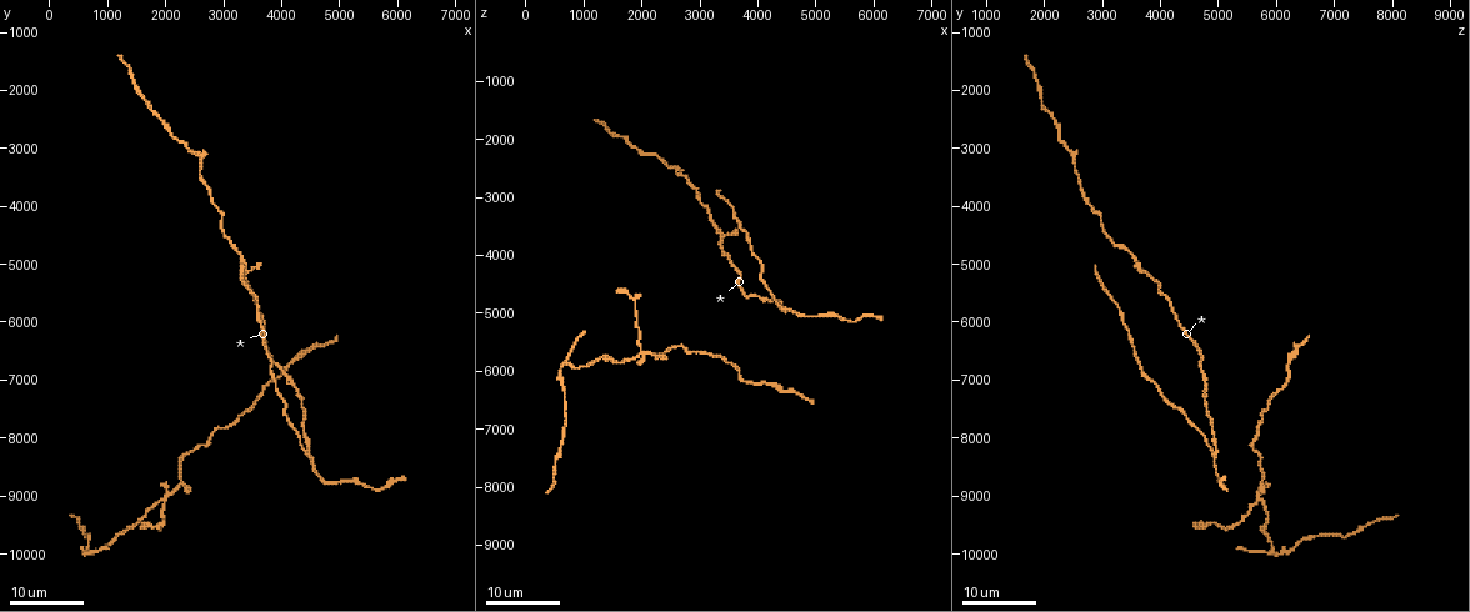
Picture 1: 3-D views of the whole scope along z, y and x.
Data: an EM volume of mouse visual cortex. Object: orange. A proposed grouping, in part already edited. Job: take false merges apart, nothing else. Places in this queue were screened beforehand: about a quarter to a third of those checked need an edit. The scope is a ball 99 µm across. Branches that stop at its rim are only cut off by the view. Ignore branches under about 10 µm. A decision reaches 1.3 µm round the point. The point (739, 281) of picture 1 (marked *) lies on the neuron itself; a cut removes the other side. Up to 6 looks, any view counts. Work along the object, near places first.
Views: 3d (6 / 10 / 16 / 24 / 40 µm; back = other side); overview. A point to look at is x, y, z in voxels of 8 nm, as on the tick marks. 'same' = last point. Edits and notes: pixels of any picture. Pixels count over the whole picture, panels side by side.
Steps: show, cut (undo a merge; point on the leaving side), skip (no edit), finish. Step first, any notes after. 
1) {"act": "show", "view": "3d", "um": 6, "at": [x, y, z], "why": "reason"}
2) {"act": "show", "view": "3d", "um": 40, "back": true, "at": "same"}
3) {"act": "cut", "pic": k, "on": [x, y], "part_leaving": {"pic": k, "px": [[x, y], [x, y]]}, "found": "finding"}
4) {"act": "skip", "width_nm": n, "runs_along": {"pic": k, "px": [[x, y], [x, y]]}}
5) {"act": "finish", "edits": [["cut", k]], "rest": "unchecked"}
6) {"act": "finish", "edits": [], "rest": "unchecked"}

{"act": "show", "view": "3d", "um": 16, "at": [4450, 8250, 4900], "why": "two arms in line, one across"}

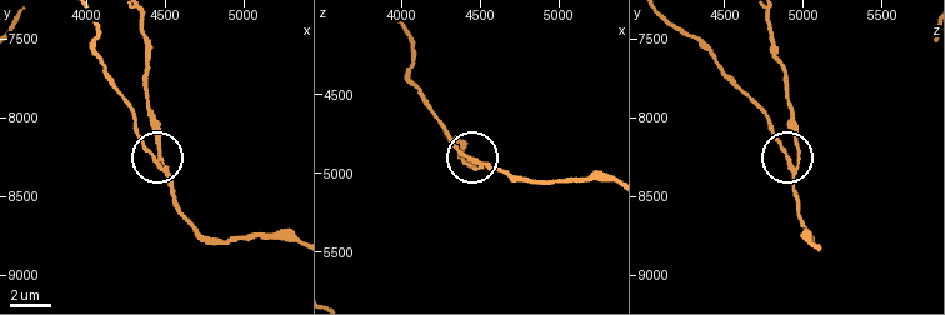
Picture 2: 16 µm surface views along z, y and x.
{"act": "show", "view": "3d", "um": 6, "at": [4420, 8240, 4900], "why": "zoom in"}

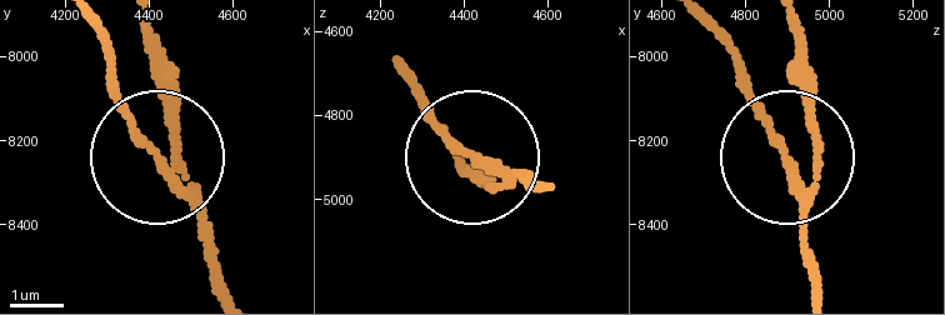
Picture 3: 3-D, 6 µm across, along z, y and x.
{"act": "cut", "pic": 3, "on": [138, 144], "width_nm": 150, "found": "two neurons meet here"}

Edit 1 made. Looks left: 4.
{"act": "show", "view": "3d", "um": 24, "at": [1950, 9050, 5650], "why": "branch point"}

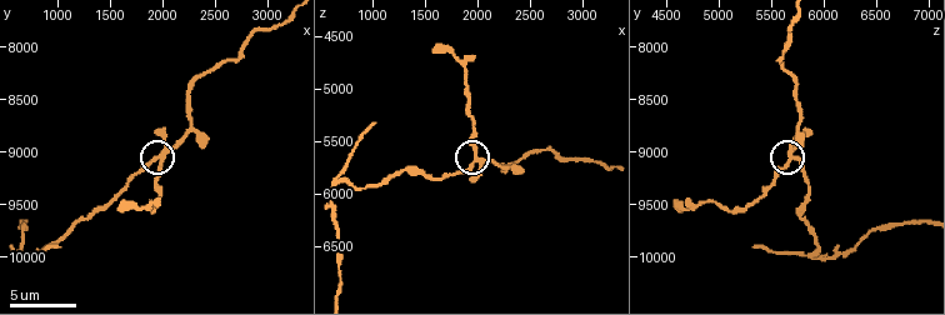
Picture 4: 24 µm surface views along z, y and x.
{"act": "show", "view": "3d", "um": 6, "at": [1980, 9060, 5700]}

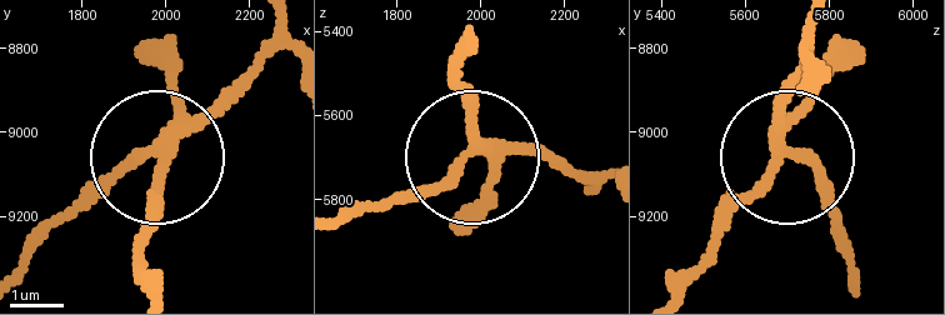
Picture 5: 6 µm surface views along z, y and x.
{"act": "cut", "pic": 5, "on": [175, 68], "arms": 3, "part_leaving": {"pic": 5, "px": [[171, 143], [144, 286]]}, "found": "two neurons meet here"}

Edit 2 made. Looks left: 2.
{"act": "show", "view": "3d", "um": 24, "at": [650, 10000, 5950], "why": "narrows sharply"}

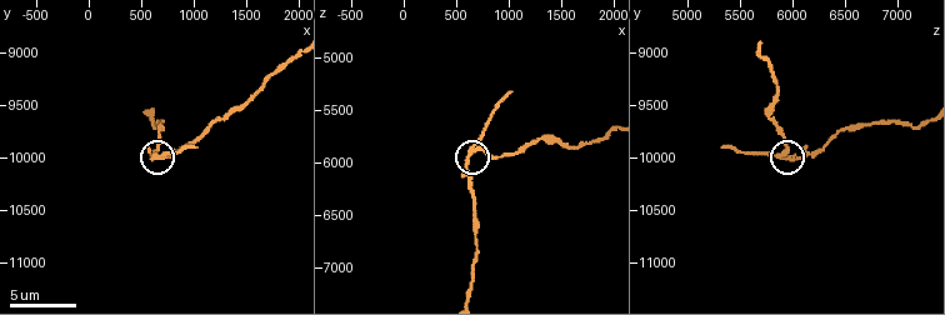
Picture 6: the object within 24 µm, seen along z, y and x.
{"act": "show", "view": "3d", "um": 10, "at": [620, 10020, 6000]}

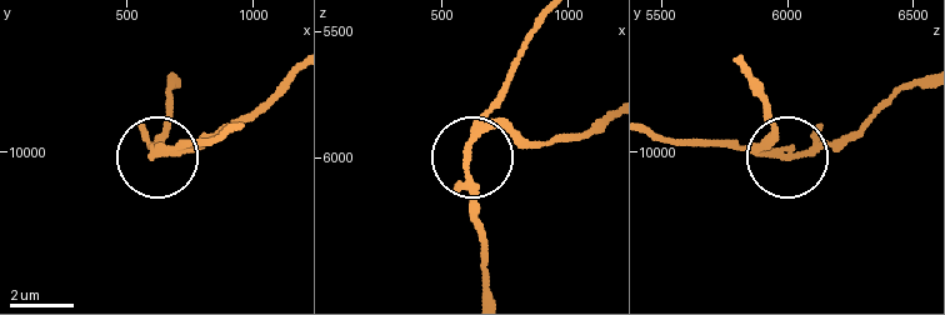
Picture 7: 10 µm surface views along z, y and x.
{"act": "cut", "pic": 7, "on": [466, 171], "part_leaving": {"pic": 7, "px": [[490, 129], [469, 154], [469, 210], [485, 259], [485, 290]]}, "found": "two neurons meet here"}

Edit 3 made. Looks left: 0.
{"act": "finish", "edits": [["cut", 3], ["cut", 5], ["cut", 7]], "rest": "unchecked"}

